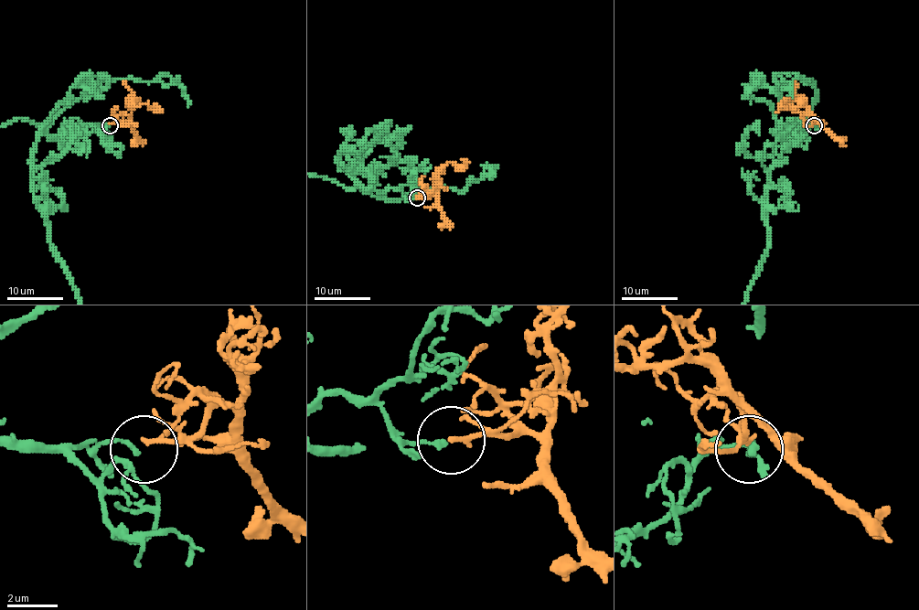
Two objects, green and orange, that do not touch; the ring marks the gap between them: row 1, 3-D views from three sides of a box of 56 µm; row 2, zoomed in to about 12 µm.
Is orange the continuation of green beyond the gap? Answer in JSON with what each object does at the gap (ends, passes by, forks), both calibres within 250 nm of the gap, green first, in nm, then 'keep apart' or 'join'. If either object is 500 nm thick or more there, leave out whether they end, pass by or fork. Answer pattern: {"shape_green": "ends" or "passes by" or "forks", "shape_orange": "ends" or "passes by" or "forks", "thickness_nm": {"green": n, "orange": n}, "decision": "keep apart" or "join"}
{"shape_green": "ends", "shape_orange": "ends", "thickness_nm": {"green": 200, "orange": 220}, "decision": "keep apart"}

